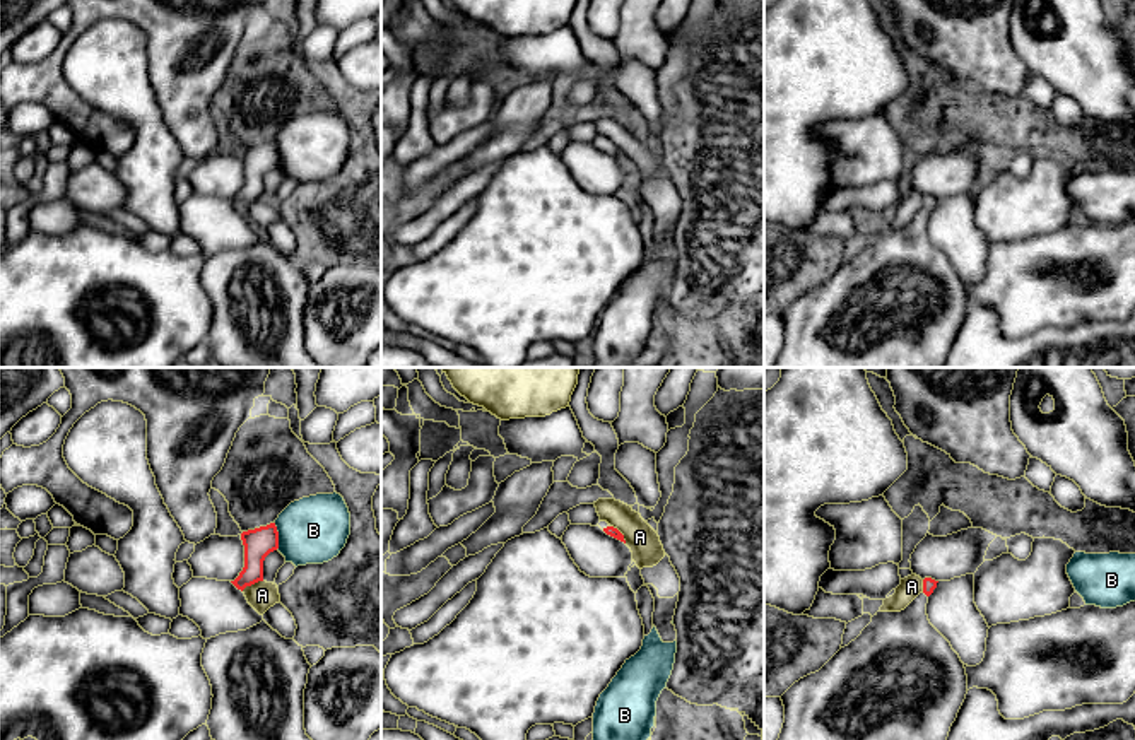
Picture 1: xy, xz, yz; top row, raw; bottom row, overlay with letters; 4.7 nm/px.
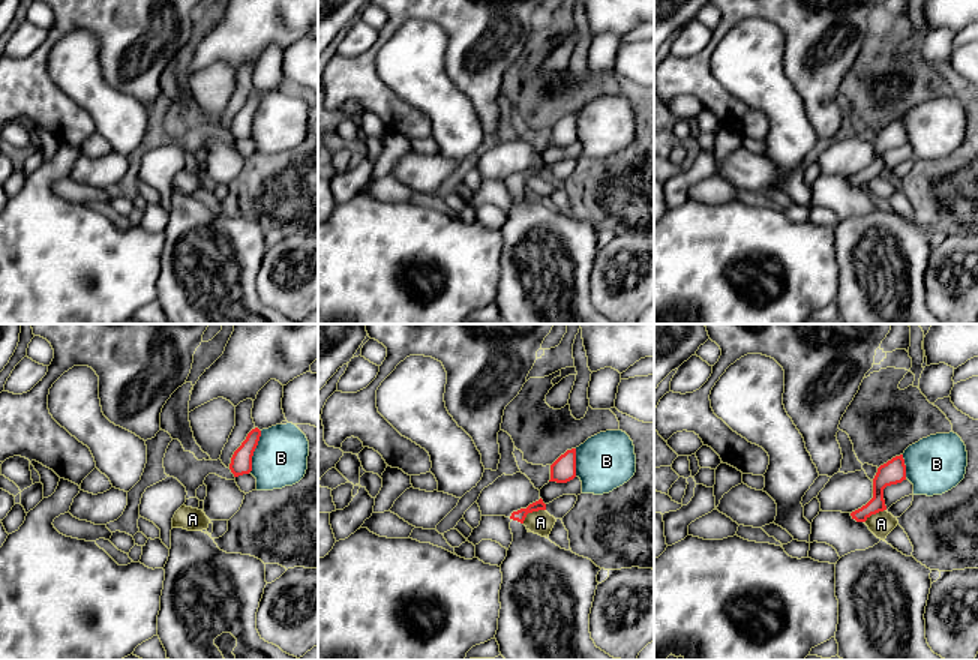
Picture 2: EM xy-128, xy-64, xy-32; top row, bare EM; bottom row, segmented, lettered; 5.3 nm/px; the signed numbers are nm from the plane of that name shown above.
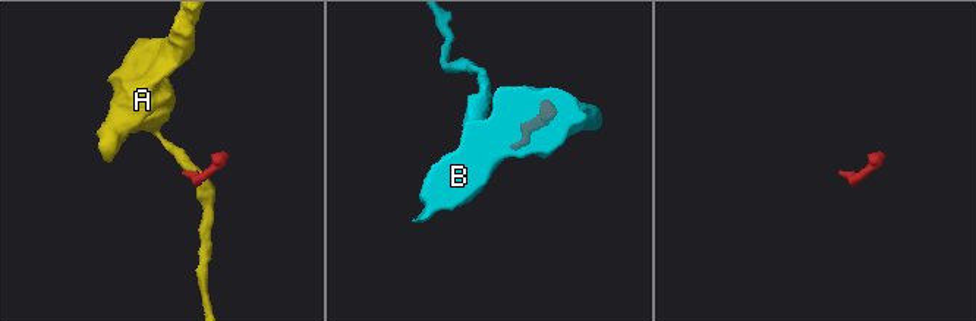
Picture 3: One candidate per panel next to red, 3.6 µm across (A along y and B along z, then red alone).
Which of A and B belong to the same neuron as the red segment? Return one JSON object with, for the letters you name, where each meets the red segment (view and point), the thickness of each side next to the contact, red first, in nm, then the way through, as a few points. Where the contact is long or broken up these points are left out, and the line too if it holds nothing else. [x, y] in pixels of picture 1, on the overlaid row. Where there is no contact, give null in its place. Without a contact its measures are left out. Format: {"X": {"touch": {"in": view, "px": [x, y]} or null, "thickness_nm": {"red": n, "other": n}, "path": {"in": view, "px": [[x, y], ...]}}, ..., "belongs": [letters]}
{"belongs": []}

